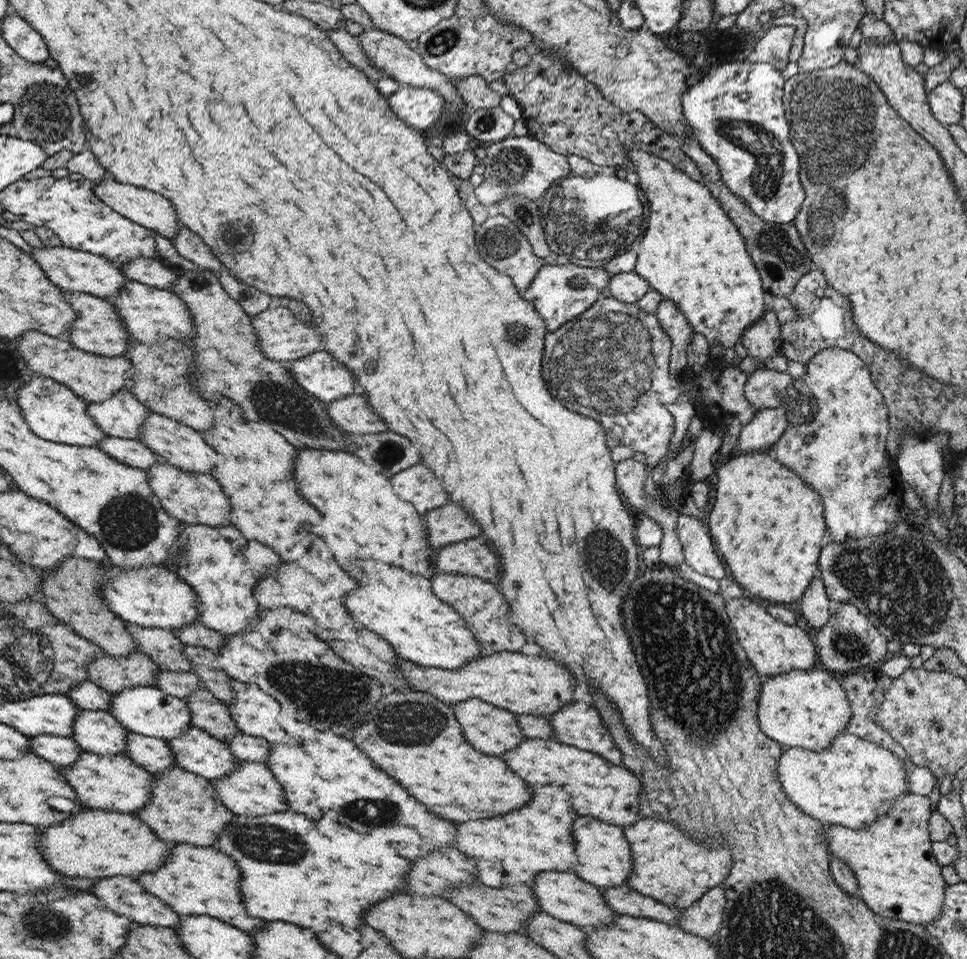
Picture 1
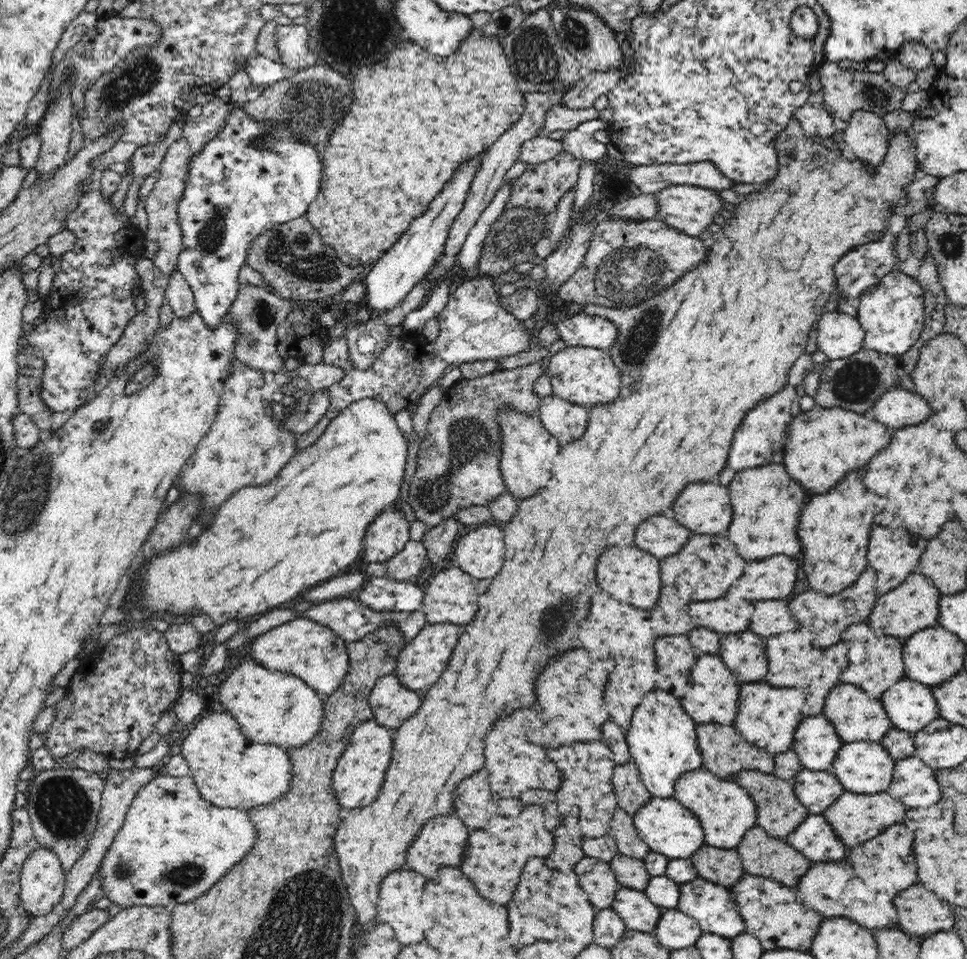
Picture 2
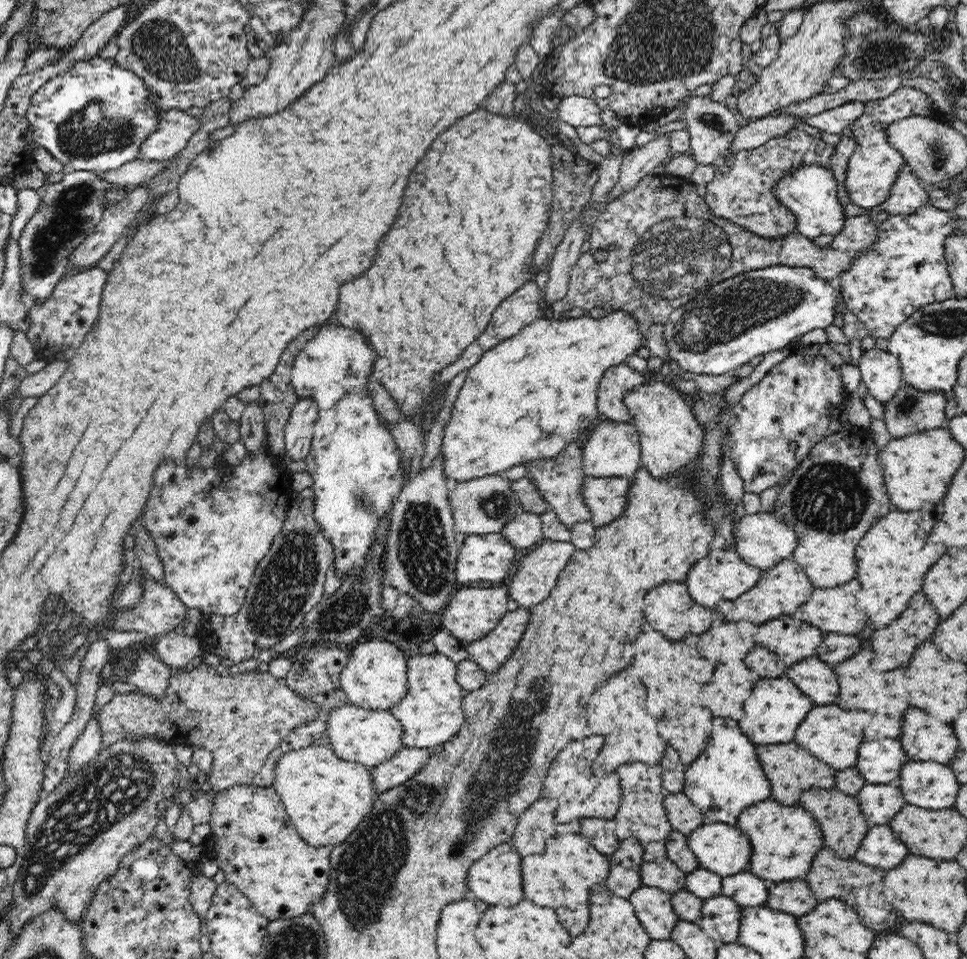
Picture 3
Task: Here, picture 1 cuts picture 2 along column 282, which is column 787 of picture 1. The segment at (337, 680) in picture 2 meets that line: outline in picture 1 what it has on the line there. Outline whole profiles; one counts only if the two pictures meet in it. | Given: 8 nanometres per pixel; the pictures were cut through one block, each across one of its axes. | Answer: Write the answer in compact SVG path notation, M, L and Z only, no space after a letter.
M730 598L726 599L726 610L728 618L732 620L732 628L736 630L739 643L744 646L749 661L754 665L757 673L763 678L776 676L778 674L790 672L791 670L810 670L817 668L817 648L813 643L814 636L802 625L790 626L779 622L772 616L765 607L760 607L750 598Z

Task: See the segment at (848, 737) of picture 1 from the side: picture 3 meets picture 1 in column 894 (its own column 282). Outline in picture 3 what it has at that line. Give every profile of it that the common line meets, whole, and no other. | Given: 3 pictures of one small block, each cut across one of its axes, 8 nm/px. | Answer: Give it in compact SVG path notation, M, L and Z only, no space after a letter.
M312 745L298 750L288 750L280 756L276 769L274 769L274 790L280 798L286 813L298 834L309 844L315 847L334 847L342 844L356 826L370 814L374 800L380 796L372 787L372 773L370 768L358 762L347 762L336 756L332 745Z

